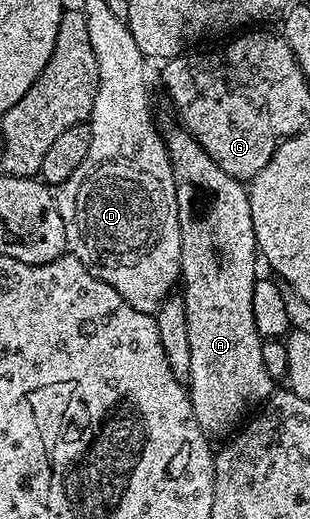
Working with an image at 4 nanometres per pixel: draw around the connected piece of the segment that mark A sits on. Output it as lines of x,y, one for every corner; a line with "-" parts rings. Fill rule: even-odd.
170,113
168,114
169,115
158,115
157,129
159,133
162,134
163,142
169,152
171,171
173,172
175,191
177,192
177,216
179,217
179,227
181,228
181,268
183,269
181,275
181,297
185,300
185,316
189,324
189,393
191,395
191,403
193,404
194,416
197,418
197,422
201,426
203,434
211,440
223,437
223,439
226,439
236,431
236,428
255,409
263,405
275,390
274,379
271,379
269,372
266,371
265,362
261,357
261,348
263,347
264,339
260,338
257,332
257,324
253,324
253,288
255,287
255,279
257,277
257,271
255,271
257,247
255,244
255,233
253,232
251,196
248,187
244,185
240,179
229,176
229,172
221,172
221,168
217,168
217,164
213,164
213,156
209,156
209,152
205,152
205,148
201,148
201,144
198,140
196,140
184,126
176,121

